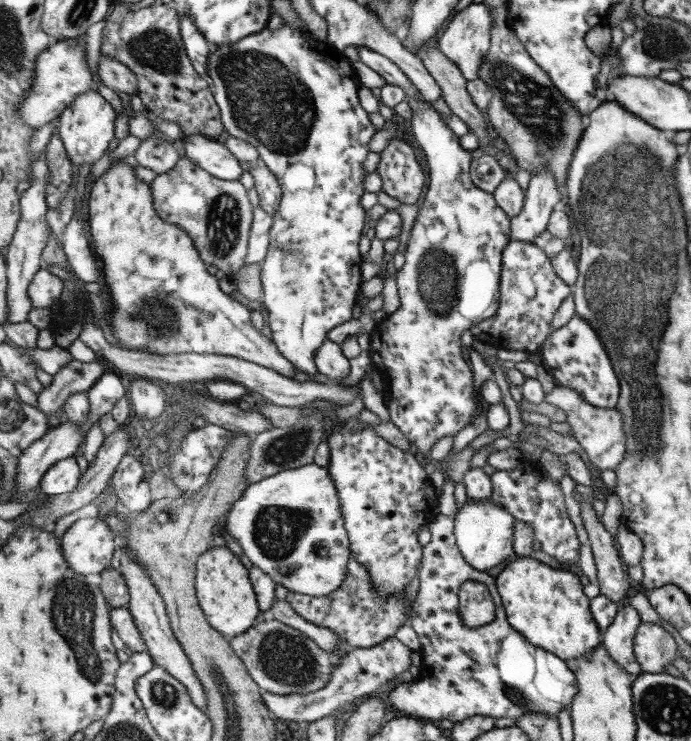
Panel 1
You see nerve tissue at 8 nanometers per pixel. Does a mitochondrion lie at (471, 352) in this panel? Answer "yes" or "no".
no

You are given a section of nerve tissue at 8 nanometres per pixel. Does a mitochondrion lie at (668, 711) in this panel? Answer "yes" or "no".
yes

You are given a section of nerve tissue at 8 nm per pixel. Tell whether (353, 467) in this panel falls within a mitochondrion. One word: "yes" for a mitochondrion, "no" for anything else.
no

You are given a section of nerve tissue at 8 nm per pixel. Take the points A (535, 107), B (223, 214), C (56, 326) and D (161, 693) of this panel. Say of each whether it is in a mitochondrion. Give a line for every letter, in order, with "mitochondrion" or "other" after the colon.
A: mitochondrion
B: mitochondrion
C: other
D: mitochondrion

